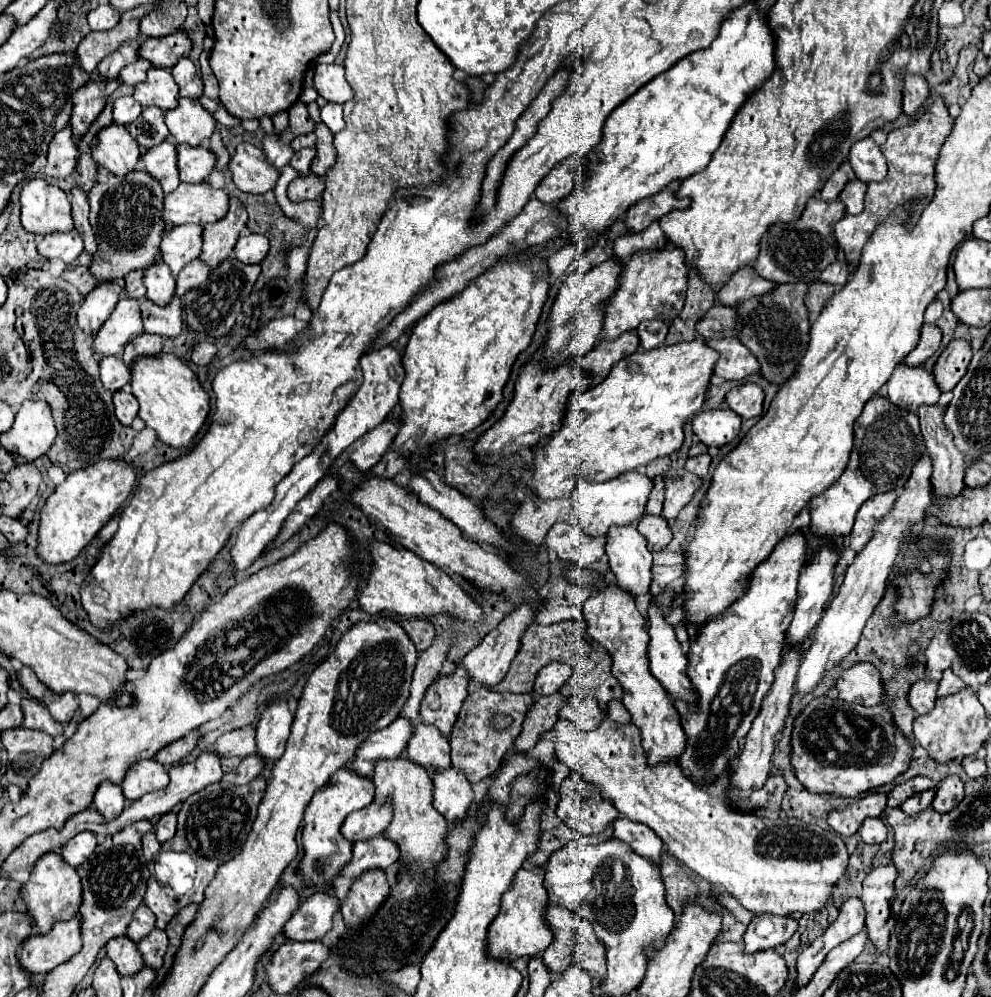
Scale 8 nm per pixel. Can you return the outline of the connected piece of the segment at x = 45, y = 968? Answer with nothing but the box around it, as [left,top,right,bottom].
[20,917,82,975]

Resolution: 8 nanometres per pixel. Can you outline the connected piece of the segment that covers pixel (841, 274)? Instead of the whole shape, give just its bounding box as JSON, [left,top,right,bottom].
[820,251,850,285]

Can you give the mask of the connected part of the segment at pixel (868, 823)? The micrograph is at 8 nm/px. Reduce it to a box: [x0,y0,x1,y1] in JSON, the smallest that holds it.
[858,819,888,843]

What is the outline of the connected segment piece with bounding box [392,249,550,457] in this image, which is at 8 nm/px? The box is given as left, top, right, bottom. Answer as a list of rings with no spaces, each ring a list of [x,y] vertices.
[[[528,249],[510,253],[472,279],[464,291],[442,301],[414,325],[402,359],[406,369],[406,377],[400,387],[404,427],[392,443],[394,451],[412,457],[430,453],[430,445],[434,441],[448,435],[464,435],[478,427],[494,411],[494,407],[502,401],[502,387],[508,381],[518,353],[530,345],[534,335],[538,317],[548,299],[548,275],[548,263],[540,253],[530,255]]]

